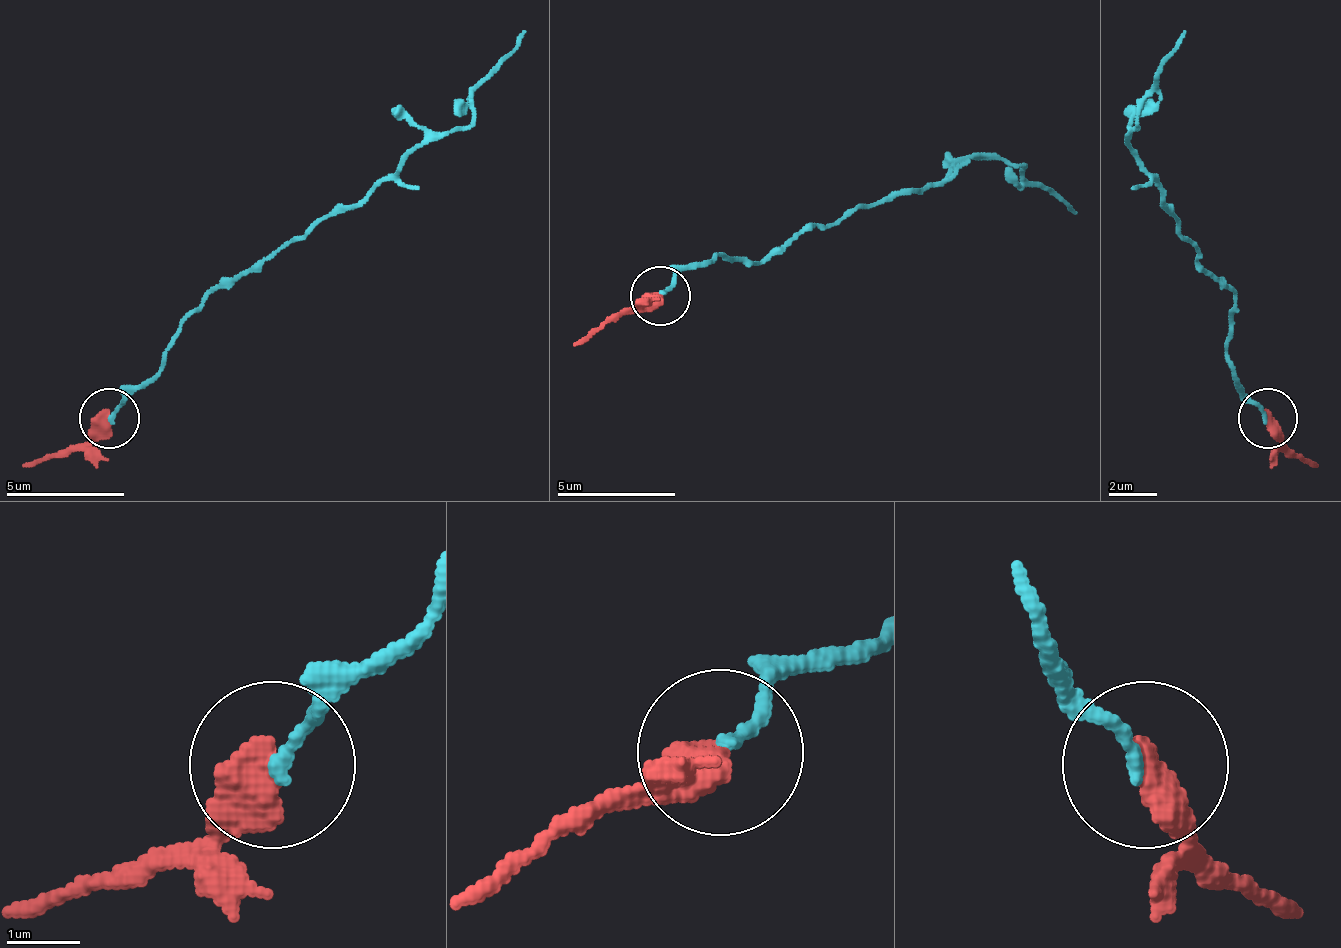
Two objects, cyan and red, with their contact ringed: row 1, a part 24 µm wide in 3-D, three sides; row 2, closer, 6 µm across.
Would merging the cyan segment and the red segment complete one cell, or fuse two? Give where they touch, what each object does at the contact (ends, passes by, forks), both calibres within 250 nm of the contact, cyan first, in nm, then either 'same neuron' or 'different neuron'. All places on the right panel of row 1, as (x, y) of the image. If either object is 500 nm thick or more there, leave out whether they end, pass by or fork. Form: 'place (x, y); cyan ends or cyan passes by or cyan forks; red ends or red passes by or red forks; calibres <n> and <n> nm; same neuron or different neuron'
place (1268, 418); calibres 180 and 550 nm; different neuron

